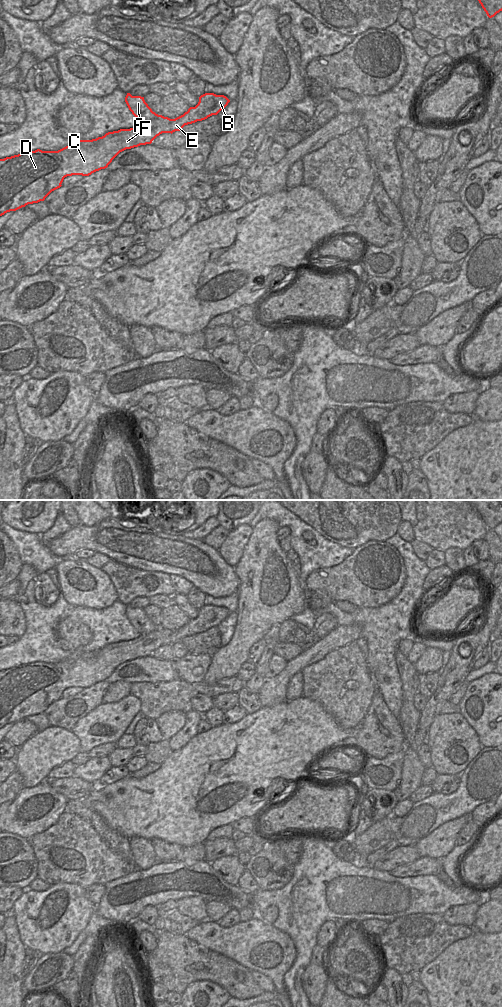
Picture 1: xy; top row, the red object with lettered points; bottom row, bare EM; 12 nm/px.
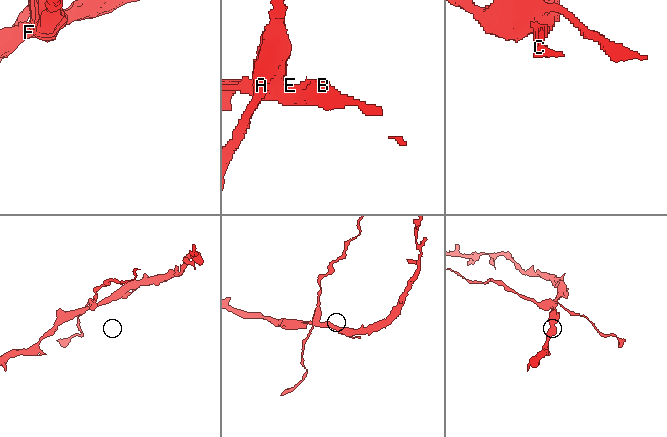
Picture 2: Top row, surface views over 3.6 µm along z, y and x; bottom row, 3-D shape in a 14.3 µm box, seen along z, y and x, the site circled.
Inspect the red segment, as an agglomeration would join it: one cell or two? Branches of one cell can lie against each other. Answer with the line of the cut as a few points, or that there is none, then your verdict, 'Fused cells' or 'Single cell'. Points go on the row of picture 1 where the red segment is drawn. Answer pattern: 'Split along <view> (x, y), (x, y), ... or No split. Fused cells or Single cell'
Split along xy (158, 115), (140, 123). Fused cells.

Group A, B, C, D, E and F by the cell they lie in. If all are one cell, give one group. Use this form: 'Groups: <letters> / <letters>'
Groups: A / B C D E F.

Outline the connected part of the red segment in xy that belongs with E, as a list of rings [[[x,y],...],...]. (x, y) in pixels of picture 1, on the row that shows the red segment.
[[[205,93],[195,107],[175,119],[158,115],[130,129],[108,132],[92,140],[74,140],[58,151],[37,149],[0,159],[0,216],[44,201],[67,176],[89,176],[107,168],[126,149],[151,144],[162,133],[172,134],[185,125],[217,115],[229,102],[224,95]]]

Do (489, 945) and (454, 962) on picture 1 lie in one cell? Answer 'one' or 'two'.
one

